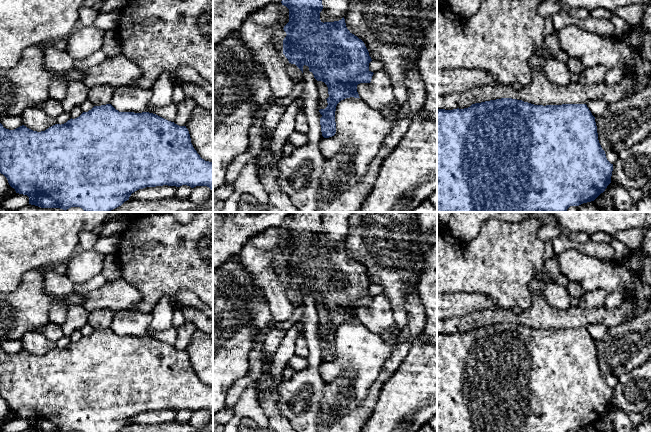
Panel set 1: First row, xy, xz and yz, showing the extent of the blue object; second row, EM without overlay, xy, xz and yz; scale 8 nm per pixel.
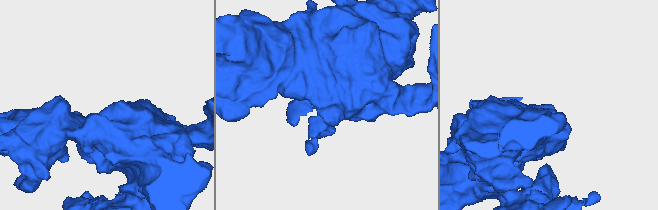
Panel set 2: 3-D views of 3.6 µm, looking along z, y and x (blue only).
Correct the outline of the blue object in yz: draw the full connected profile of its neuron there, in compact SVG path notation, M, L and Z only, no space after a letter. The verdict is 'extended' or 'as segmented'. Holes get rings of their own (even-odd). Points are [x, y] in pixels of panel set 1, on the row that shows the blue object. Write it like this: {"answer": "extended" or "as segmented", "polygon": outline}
{"answer": "as segmented", "polygon": "M501 98L472 104L464 109L437 109L437 212L566 212L570 206L579 206L583 203L594 201L601 193L605 191L611 183L613 164L607 158L602 149L597 133L595 117L586 104L562 104L562 105L534 105L522 100L512 98Z"}

